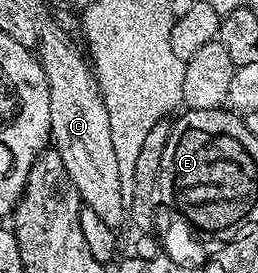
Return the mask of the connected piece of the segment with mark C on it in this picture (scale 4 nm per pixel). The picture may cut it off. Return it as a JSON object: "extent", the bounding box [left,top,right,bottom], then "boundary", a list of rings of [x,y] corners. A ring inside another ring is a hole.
{"extent":[36,24,128,227],"boundary":[[[57,24],[43,25],[36,53],[50,80],[52,146],[64,160],[68,176],[76,184],[83,203],[90,206],[104,224],[121,227],[128,214],[124,196],[120,196],[120,167],[112,146],[112,128],[108,124],[108,108],[87,55],[78,51],[71,35]]]}

